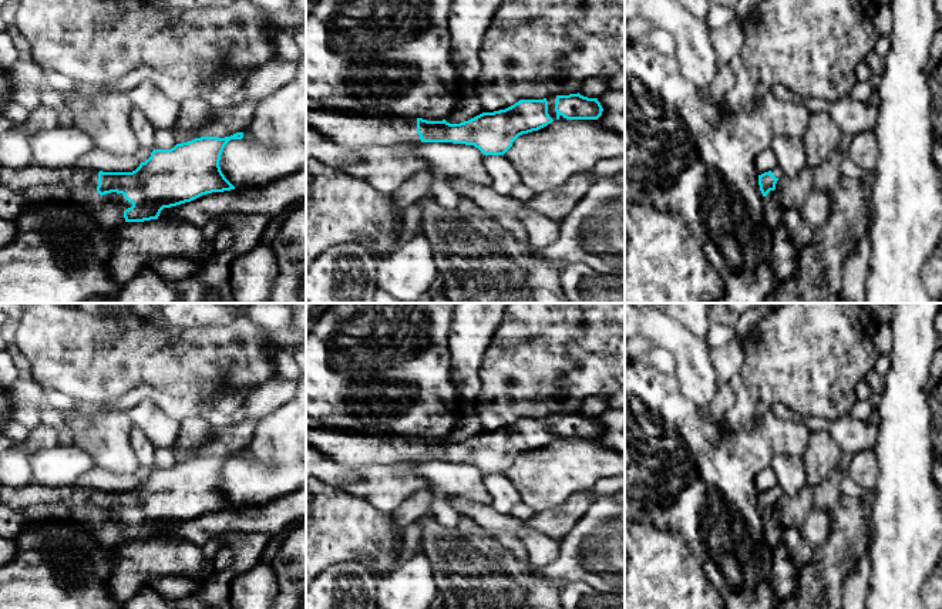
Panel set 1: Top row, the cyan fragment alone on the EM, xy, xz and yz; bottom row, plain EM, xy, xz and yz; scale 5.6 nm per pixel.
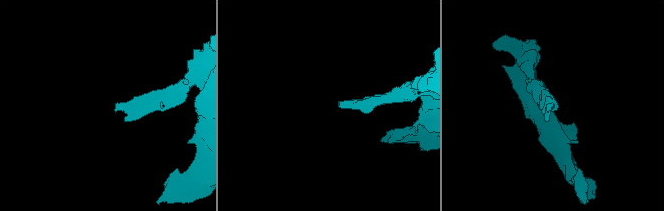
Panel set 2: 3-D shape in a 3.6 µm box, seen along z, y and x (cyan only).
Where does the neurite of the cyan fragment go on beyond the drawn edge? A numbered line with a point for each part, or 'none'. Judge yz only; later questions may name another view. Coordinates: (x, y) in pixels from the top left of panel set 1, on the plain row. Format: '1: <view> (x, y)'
1: yz (773, 530)

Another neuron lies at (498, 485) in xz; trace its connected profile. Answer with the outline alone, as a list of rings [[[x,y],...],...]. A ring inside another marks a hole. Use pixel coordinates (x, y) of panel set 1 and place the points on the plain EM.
[[[485,474],[485,487],[492,497],[492,507],[505,515],[511,514],[511,509],[522,502],[515,485],[505,477],[505,474]]]

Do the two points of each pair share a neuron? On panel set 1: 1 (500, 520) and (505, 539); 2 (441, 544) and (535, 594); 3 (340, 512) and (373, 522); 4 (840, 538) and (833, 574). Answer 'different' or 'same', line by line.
1: different
2: same
3: same
4: same

